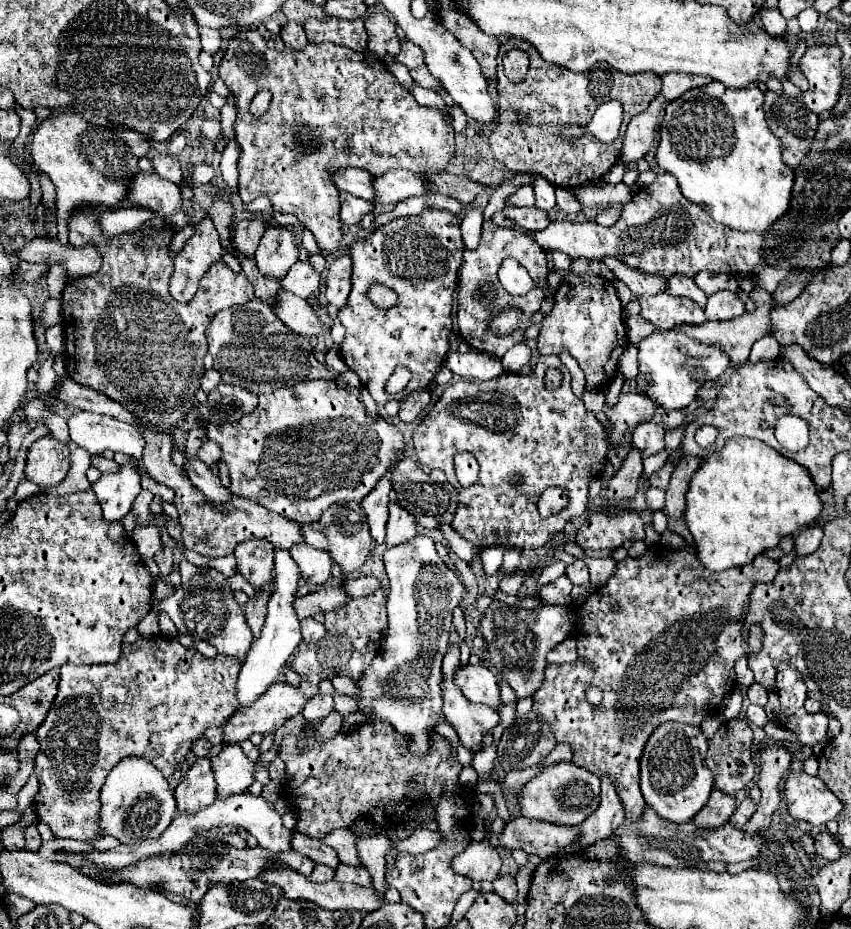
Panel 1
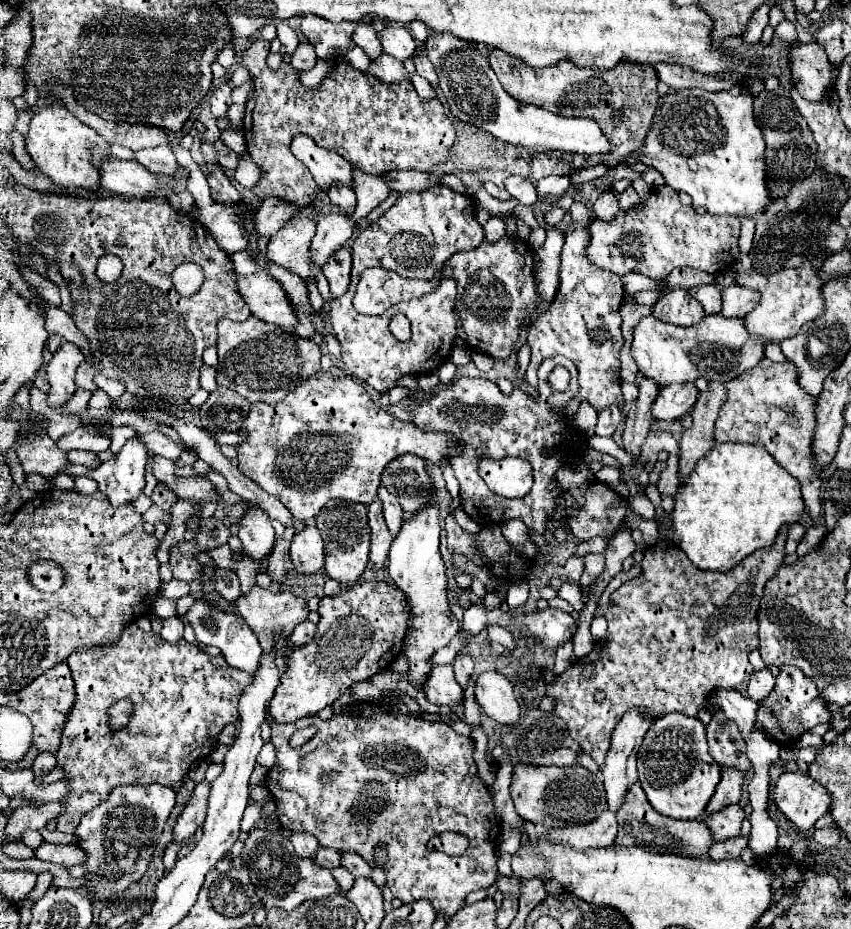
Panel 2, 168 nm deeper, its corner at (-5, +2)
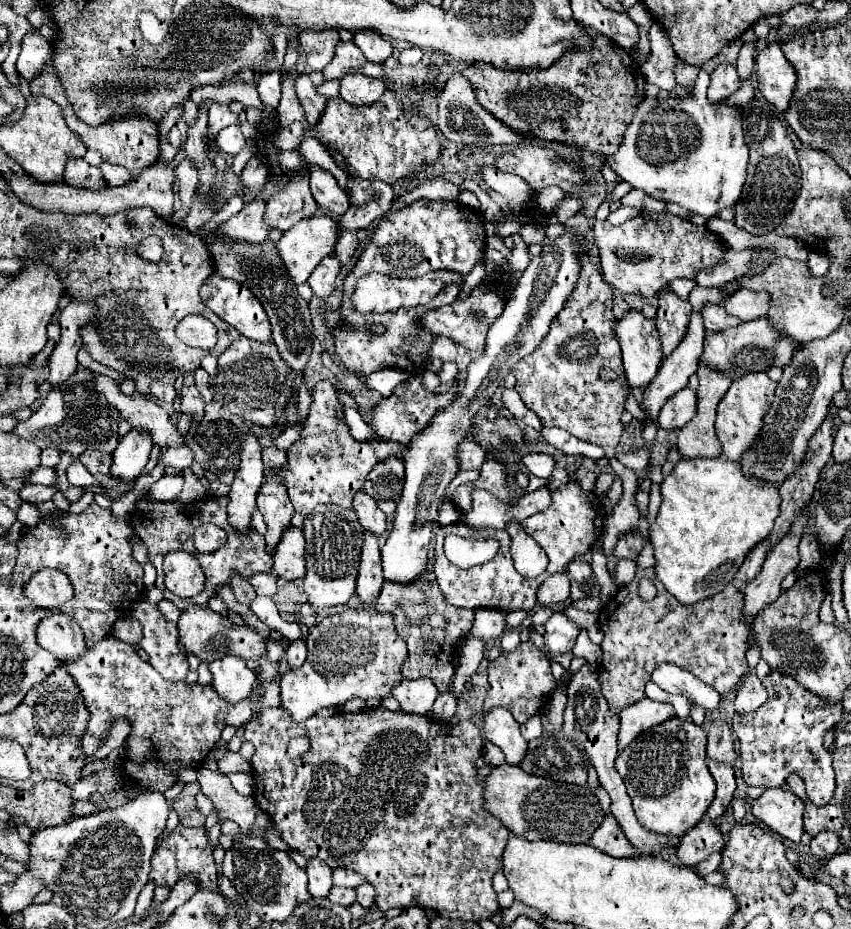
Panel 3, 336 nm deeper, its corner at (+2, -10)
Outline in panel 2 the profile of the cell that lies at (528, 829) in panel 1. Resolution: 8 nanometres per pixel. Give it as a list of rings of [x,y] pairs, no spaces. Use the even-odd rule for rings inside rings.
[[[605,811],[599,819],[589,825],[573,825],[563,829],[549,829],[549,839],[557,845],[571,849],[589,849],[589,847],[611,847],[617,835],[615,813]]]

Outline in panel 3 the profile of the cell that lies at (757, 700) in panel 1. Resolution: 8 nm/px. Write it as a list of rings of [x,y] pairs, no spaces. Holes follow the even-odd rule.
[[[748,673],[742,677],[742,683],[738,685],[736,689],[736,699],[734,699],[734,705],[736,705],[736,711],[738,713],[750,713],[750,711],[756,711],[758,707],[762,707],[766,703],[768,695],[766,695],[766,689],[764,685],[760,683],[760,679],[756,677],[756,673]]]

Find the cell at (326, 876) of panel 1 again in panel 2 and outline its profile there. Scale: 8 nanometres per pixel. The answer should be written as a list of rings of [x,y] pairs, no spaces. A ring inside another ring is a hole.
[[[337,867],[337,869],[333,869],[331,873],[333,873],[333,877],[337,879],[337,883],[339,883],[339,887],[341,887],[343,893],[345,893],[345,891],[353,885],[353,881],[355,881],[355,877],[353,877],[349,871],[345,871],[345,867]]]

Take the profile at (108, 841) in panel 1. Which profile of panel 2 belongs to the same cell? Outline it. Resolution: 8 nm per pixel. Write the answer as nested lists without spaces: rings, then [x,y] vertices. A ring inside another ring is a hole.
[[[43,829],[41,831],[41,835],[43,836],[46,842],[52,844],[74,844],[78,843],[78,840],[74,834],[65,834],[58,831],[49,832],[47,829]]]

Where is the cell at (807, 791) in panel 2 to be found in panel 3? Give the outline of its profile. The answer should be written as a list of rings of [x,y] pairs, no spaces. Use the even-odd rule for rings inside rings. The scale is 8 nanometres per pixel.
[[[782,787],[766,789],[758,799],[752,801],[752,813],[774,833],[790,839],[792,843],[800,843],[804,833],[804,803],[792,791]]]

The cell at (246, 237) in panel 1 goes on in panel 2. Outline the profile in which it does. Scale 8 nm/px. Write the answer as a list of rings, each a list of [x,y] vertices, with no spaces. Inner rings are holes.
[[[263,199],[263,205],[257,209],[255,215],[255,231],[263,237],[275,235],[291,217],[297,213],[299,207],[285,203],[281,199]]]

